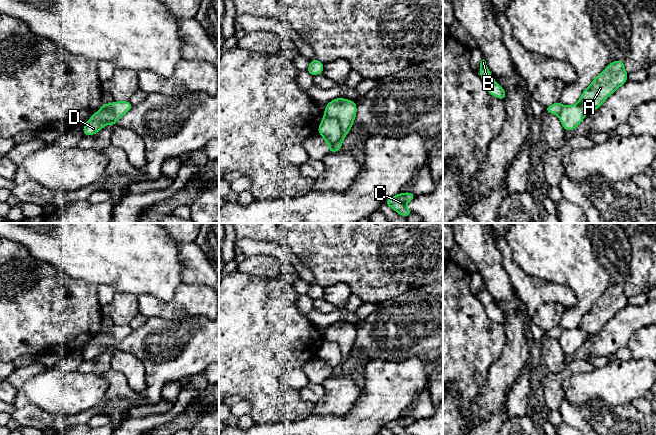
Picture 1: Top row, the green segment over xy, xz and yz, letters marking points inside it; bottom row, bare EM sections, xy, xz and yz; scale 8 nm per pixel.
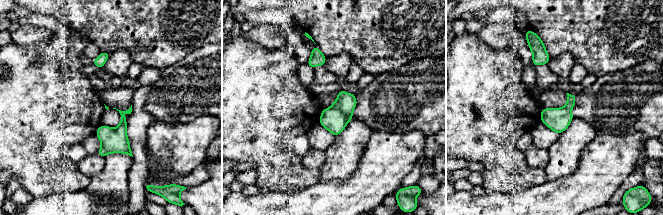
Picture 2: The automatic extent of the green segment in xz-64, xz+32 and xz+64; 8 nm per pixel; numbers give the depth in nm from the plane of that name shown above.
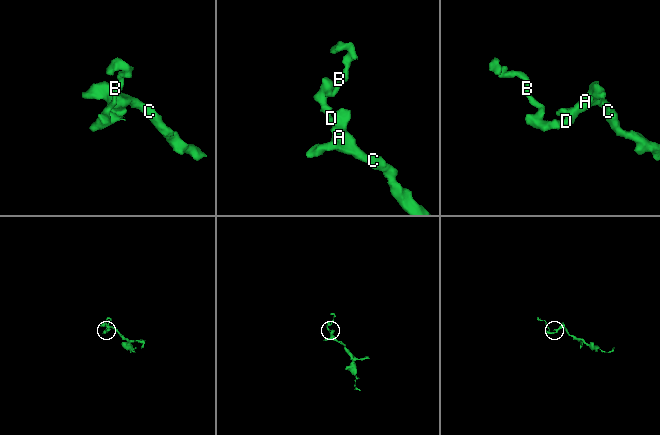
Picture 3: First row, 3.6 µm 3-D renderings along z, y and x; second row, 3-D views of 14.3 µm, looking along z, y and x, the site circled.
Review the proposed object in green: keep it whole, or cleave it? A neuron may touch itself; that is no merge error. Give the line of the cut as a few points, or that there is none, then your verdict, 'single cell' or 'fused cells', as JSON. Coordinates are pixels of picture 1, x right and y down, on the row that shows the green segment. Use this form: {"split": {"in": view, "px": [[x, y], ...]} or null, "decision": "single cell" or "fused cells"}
{"split": {"in": "xz", "px": [[324, 114], [334, 117], [339, 123], [341, 136], [334, 143]]}, "decision": "fused cells"}

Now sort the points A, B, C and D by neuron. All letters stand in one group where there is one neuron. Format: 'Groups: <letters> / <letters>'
Groups: A C / B D

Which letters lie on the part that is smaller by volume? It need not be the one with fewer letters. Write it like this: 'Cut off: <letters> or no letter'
Cut off: B, D

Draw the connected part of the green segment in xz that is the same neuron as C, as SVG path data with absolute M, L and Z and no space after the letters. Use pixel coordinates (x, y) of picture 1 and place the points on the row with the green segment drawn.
M411 192L399 193L396 196L393 196L387 199L384 204L390 206L393 210L395 210L401 216L407 218L413 212L406 207L406 203L415 199L416 195Z

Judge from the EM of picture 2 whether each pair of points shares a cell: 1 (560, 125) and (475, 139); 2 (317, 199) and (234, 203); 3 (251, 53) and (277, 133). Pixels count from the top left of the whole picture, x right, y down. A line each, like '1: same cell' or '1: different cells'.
1: different cells
2: same cell
3: same cell

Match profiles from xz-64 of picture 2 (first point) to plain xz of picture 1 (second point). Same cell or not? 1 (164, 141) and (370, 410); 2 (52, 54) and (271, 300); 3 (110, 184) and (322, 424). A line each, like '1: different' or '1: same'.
1: same
2: same
3: different

